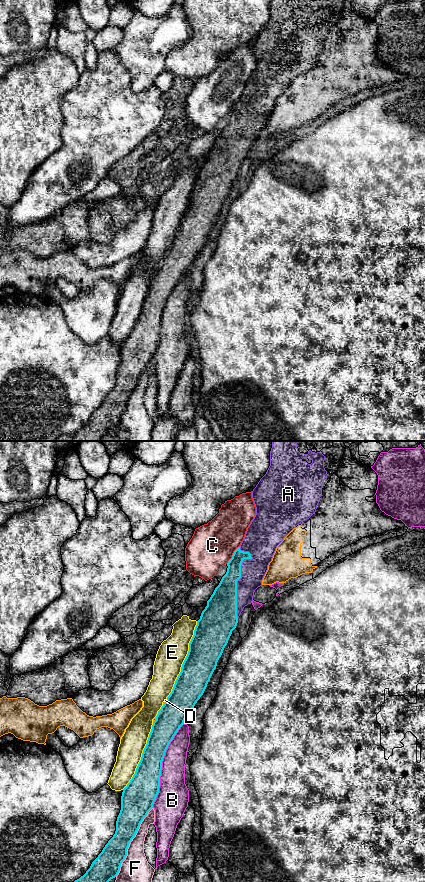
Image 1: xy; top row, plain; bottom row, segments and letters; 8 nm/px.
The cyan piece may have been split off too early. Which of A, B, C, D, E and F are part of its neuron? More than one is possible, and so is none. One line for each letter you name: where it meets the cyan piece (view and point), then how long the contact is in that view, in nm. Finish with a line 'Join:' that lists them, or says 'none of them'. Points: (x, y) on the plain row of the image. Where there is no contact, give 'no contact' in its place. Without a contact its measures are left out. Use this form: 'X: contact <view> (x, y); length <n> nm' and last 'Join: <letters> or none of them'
A: contact xy (240, 129); length 550 nm
Join: A

